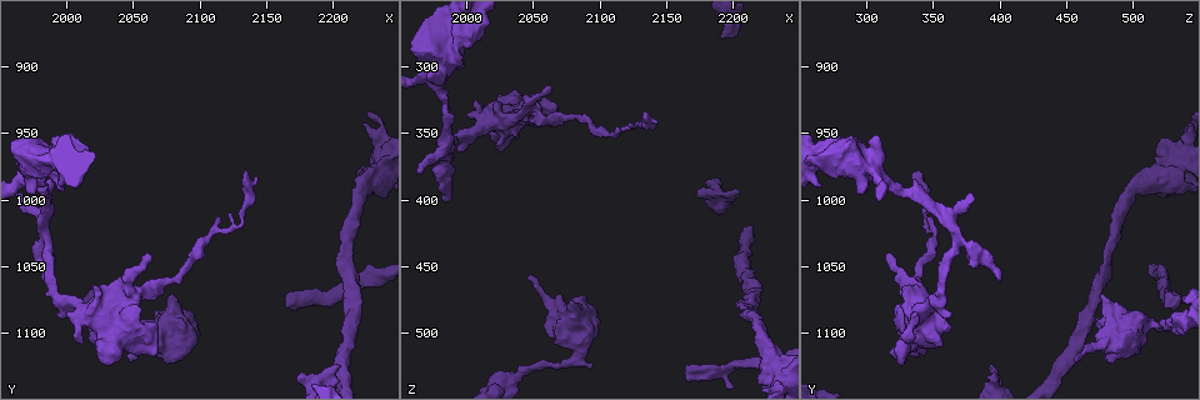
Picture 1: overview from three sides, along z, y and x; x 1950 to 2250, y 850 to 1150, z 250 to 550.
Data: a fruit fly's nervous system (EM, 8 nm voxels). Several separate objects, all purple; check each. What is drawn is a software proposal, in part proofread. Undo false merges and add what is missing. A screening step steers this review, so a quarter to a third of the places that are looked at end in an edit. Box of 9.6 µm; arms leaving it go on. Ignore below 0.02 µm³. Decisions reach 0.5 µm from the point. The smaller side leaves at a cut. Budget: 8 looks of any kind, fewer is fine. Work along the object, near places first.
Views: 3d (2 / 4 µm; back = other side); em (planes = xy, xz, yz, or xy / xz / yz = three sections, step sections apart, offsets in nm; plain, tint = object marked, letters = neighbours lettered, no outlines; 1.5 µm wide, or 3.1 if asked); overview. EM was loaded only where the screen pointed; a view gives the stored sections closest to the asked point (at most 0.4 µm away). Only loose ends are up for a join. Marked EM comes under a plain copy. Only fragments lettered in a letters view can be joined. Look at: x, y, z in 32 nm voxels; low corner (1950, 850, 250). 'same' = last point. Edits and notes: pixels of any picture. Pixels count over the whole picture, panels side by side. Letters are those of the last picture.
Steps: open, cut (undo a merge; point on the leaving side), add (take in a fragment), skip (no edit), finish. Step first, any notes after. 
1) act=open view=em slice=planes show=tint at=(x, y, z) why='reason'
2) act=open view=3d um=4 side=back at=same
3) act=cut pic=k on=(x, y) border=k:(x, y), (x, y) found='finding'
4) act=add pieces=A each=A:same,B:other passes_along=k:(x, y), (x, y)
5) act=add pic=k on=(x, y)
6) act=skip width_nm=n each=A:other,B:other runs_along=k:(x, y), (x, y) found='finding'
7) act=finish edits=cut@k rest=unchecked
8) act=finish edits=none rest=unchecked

act=open view=em slice=planes show=tint at=(1986, 1062, 400) why='an open end'

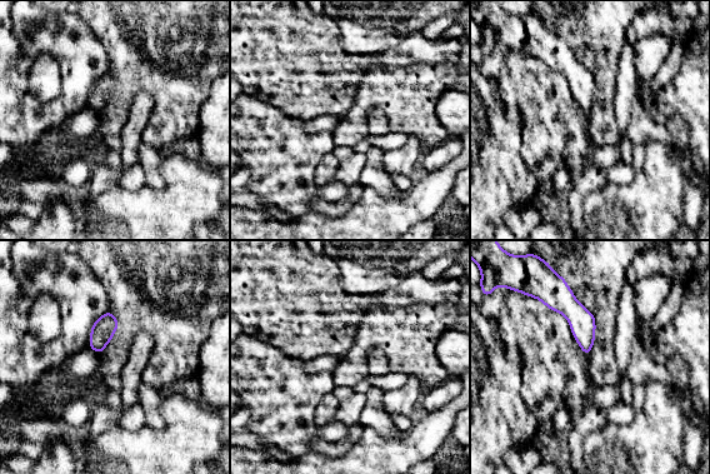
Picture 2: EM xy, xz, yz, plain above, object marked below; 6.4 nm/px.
act=open view=em slice=planes show=letters at=same why='what lies round it'

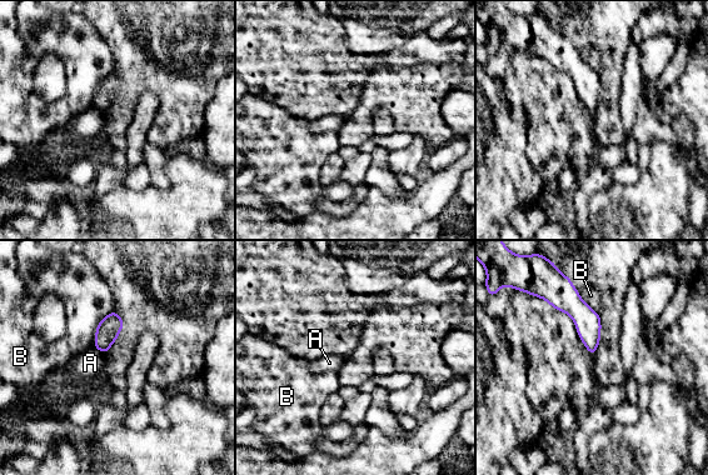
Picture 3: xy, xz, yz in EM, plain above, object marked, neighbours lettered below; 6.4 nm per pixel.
act=skip each=A:other,B:other found='none of them fits'

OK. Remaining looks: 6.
act=open view=em slice=planes show=letters at=(2082, 1096, 506) why='abrupt turn'

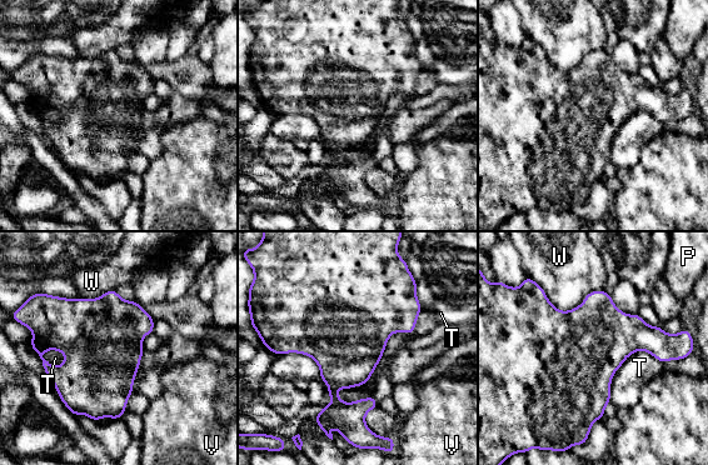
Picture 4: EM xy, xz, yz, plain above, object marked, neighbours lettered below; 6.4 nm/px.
act=skip width_nm=500 each=P:other,T:other,V:other,W:other border=4:(417, 320), (342, 401) found='all the same neuron'

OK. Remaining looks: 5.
act=open view=em slice=planes show=letters at=(2166, 1078, 524) why='branch stops here'

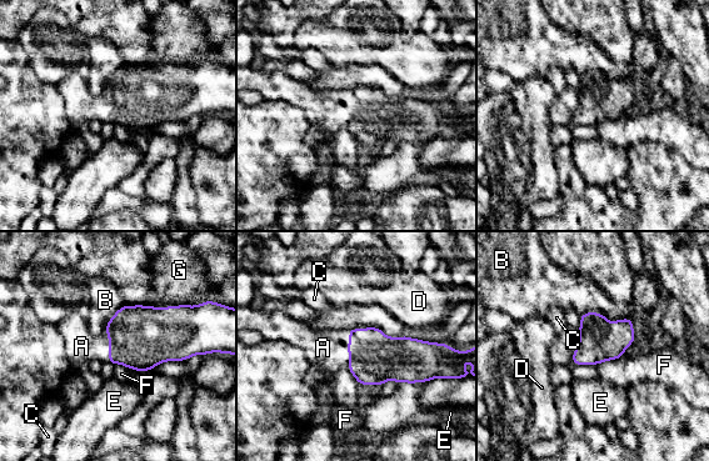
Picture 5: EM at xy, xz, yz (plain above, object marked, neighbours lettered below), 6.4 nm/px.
act=add pieces=A width_nm=240 each=A:same,B:other,C:other,D:other,E:other,F:other,G:other found='it goes on there'

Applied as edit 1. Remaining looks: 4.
act=finish edits=add@5 rest=unchecked

